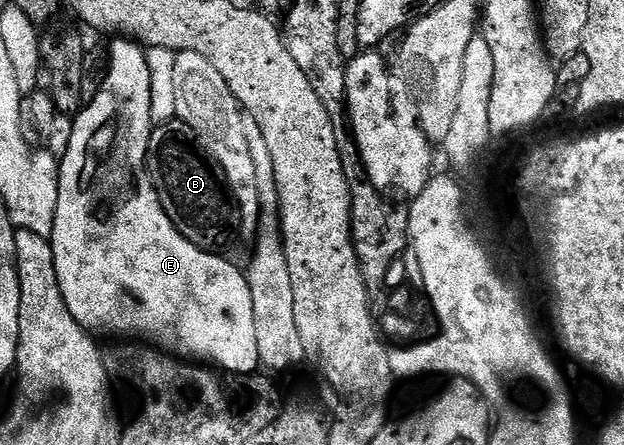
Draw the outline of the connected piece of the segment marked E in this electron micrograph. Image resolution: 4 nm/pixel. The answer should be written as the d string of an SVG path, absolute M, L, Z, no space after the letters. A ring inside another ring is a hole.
M119 37L111 46L108 46L108 61L101 79L102 91L94 99L87 101L73 119L72 138L68 144L68 152L60 160L58 168L58 199L56 200L56 220L54 231L50 237L50 247L54 249L56 260L56 280L60 284L60 292L64 296L64 304L68 304L68 312L91 335L115 334L122 340L137 340L142 344L149 344L171 356L177 356L182 360L193 360L198 364L213 364L223 371L232 374L255 373L260 363L257 356L255 325L253 324L252 293L249 291L247 275L242 270L238 271L228 259L222 258L221 253L201 250L196 244L192 244L179 230L168 220L160 200L156 196L149 178L146 176L146 149L152 123L152 80L148 72L148 60L146 50L139 43Z

